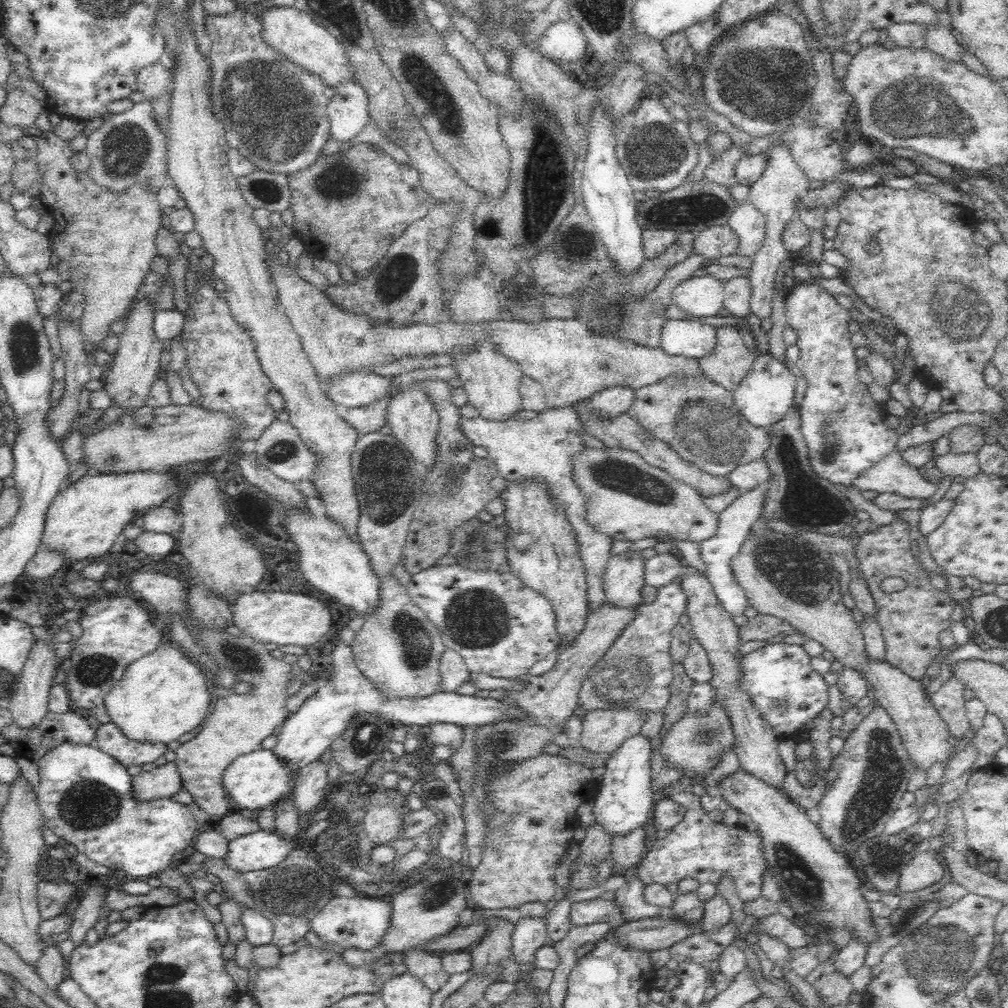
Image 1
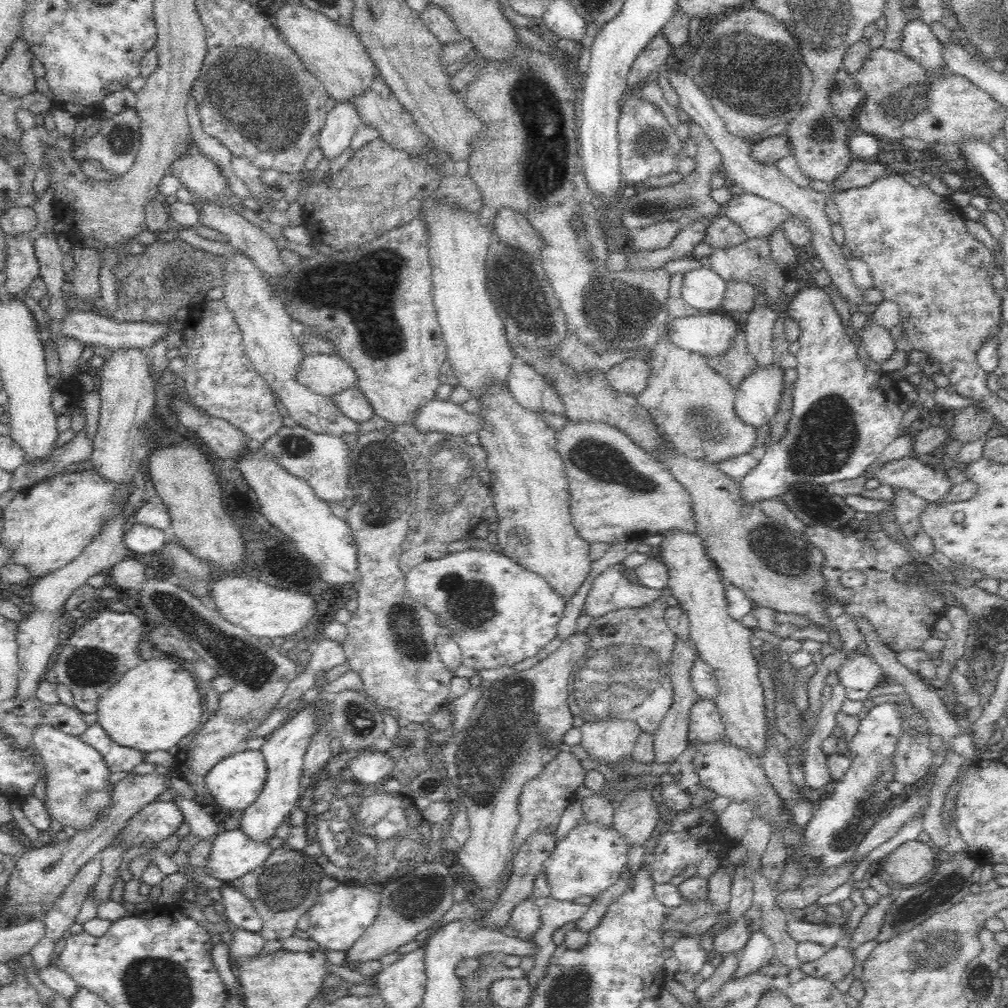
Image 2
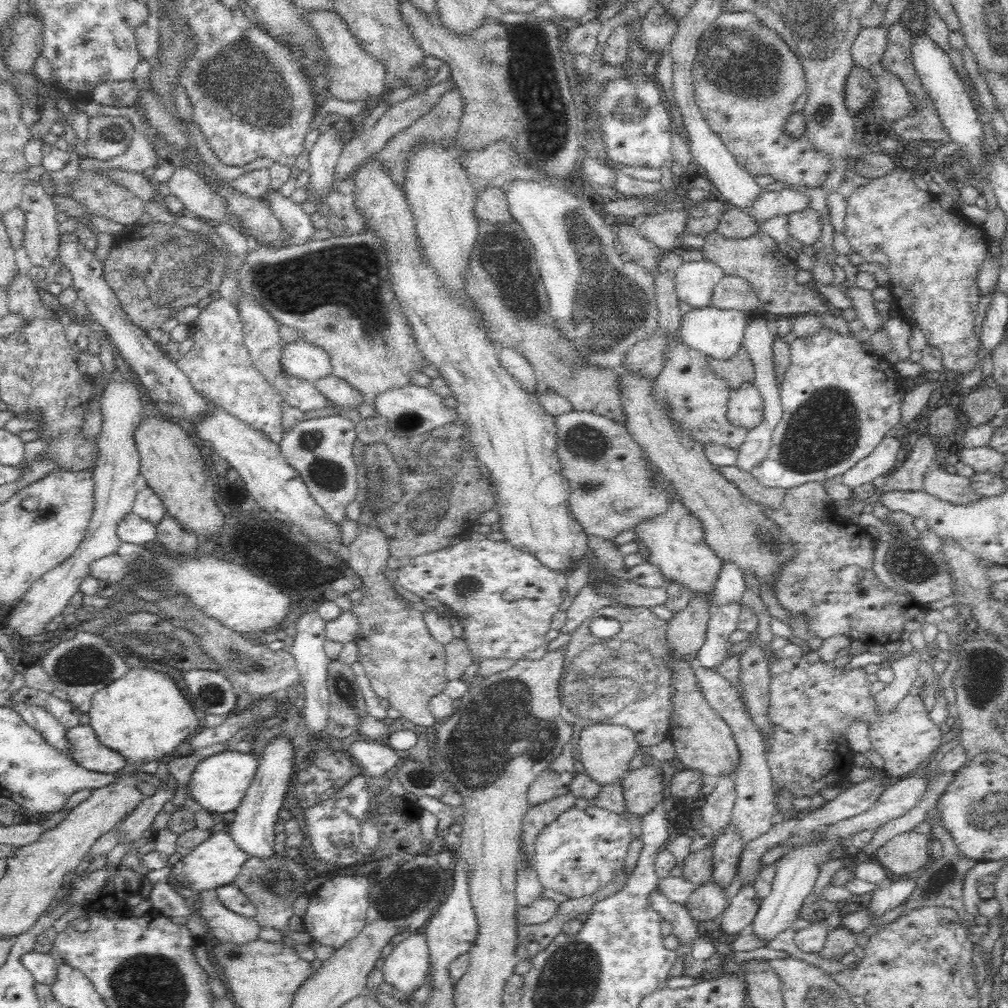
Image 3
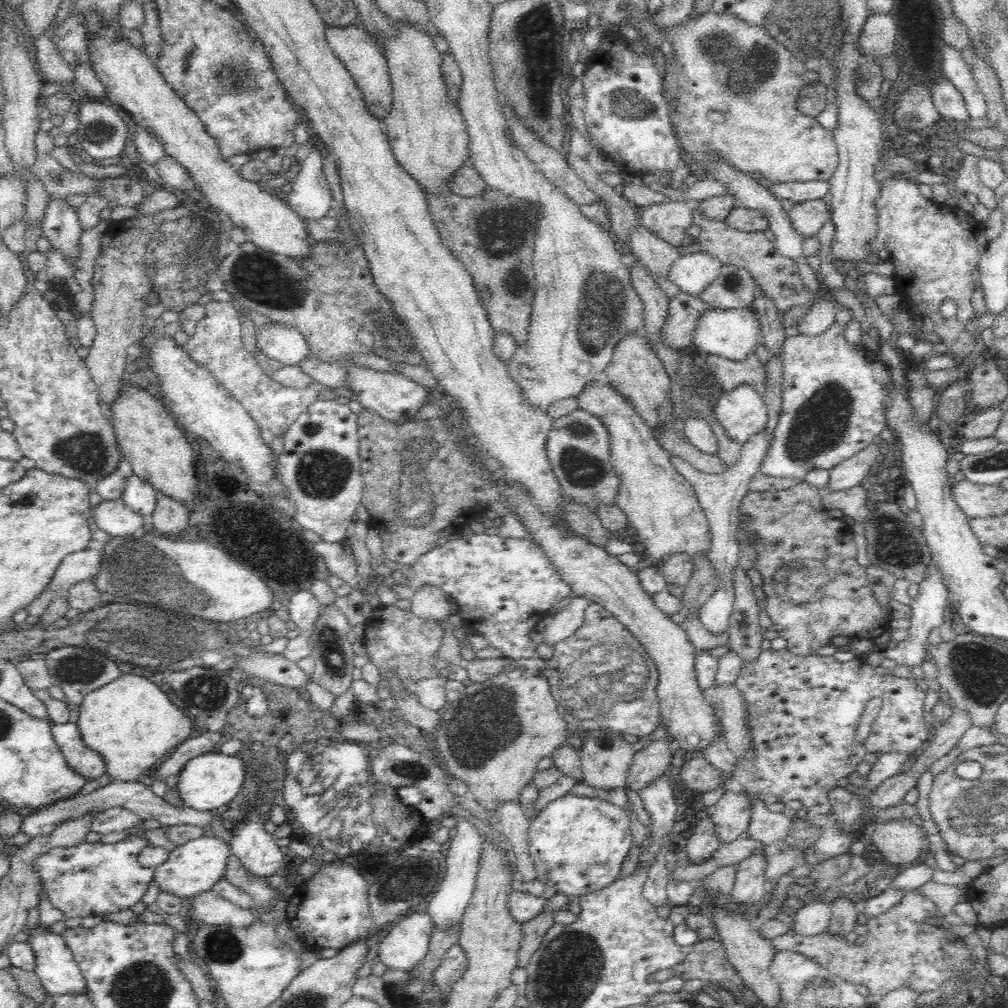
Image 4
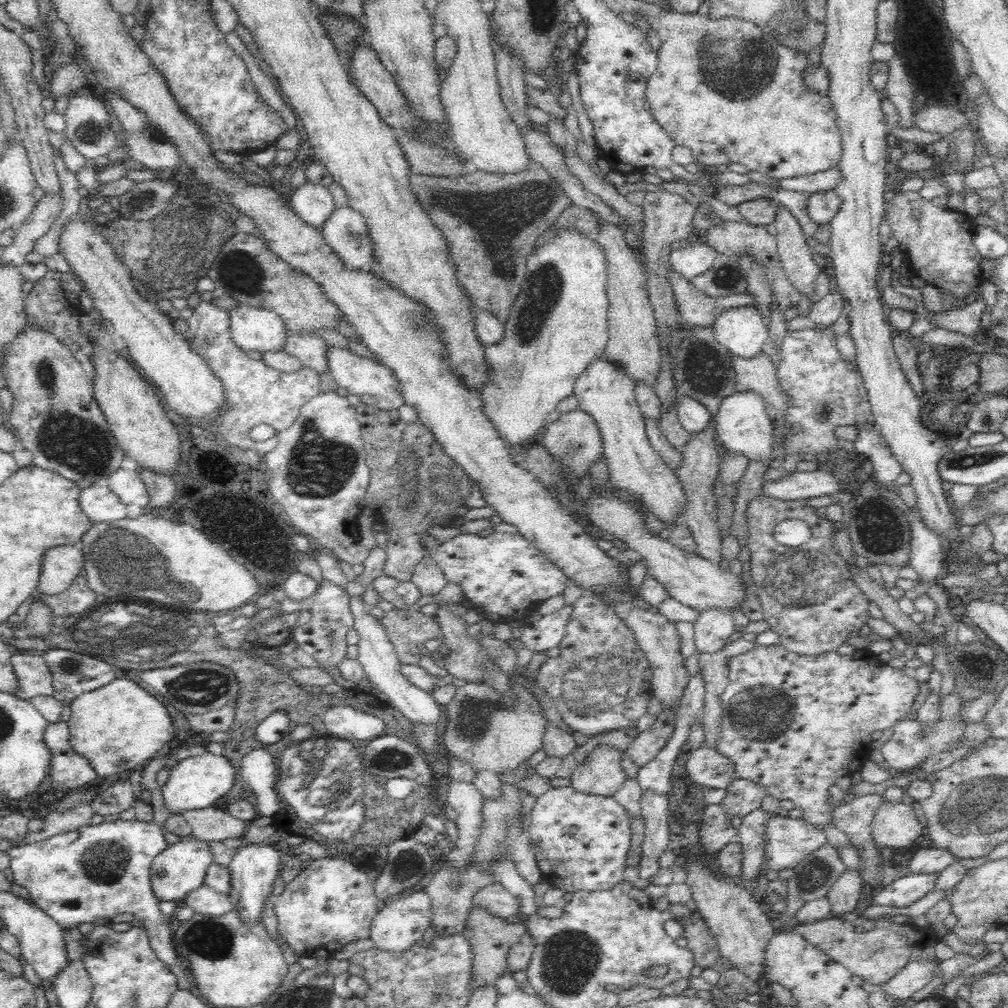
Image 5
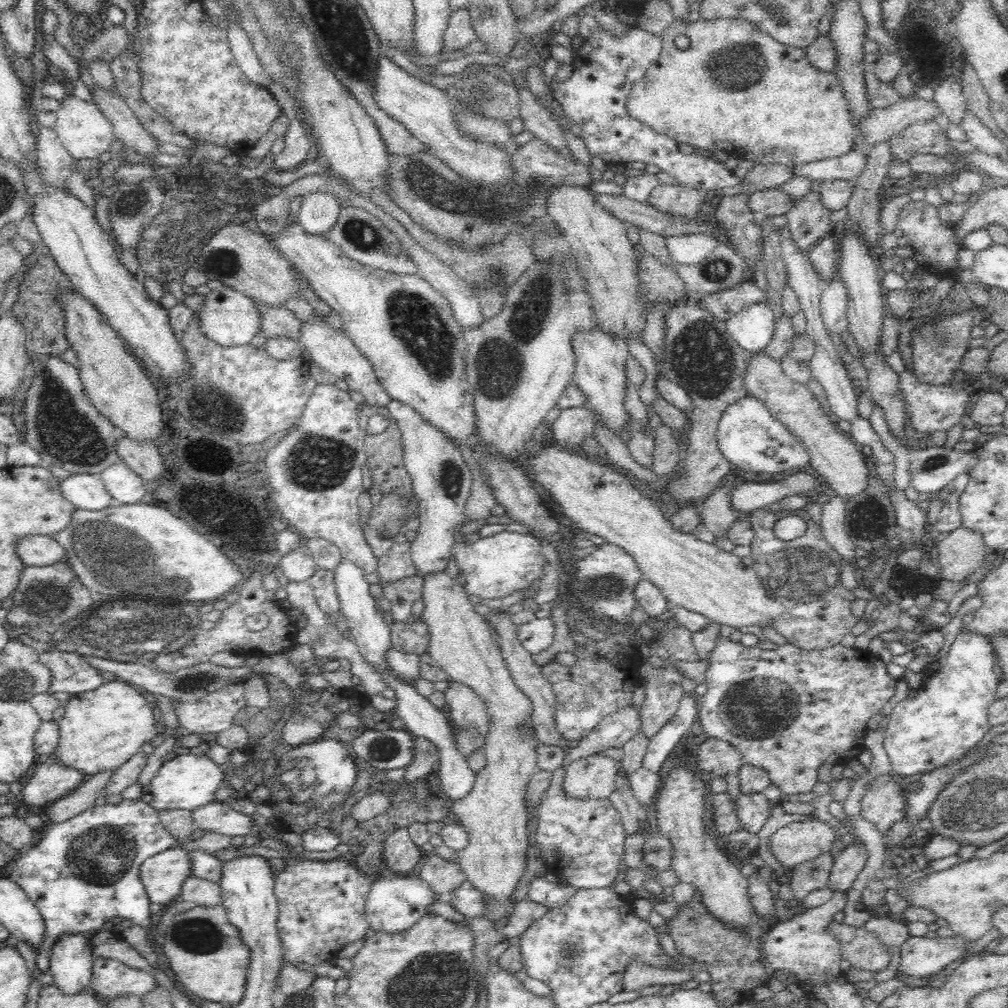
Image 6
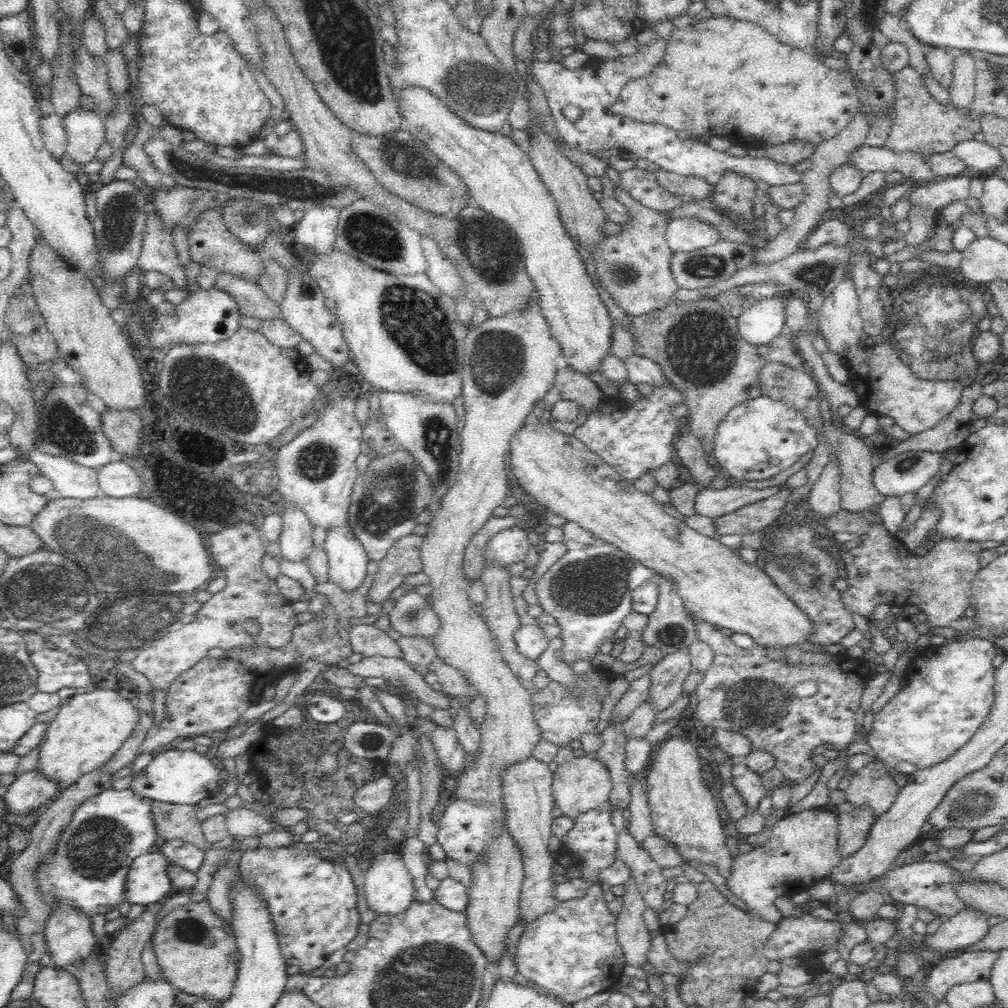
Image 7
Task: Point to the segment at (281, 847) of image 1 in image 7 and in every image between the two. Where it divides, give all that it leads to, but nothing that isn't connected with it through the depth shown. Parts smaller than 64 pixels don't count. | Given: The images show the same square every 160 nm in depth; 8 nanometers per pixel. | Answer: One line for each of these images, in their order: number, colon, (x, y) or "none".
2: (233, 854)
3: (217, 861)
4: (195, 867)
5: (180, 868)
6: (163, 875)
7: (148, 881)

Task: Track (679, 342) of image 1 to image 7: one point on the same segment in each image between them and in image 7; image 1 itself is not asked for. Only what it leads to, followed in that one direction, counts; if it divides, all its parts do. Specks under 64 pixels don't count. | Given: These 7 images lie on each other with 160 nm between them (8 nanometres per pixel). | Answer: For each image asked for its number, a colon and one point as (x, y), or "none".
2: (708, 335)
3: (717, 333)
4: (733, 333)
5: (742, 331)
6: (752, 328)
7: (760, 324)

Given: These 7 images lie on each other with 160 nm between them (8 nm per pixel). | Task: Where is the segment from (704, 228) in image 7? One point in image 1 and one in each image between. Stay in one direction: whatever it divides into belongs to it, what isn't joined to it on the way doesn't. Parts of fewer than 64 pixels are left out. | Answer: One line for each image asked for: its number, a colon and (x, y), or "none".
1: (700, 296)
2: (703, 289)
3: (695, 282)
4: (693, 273)
5: (695, 260)
6: (685, 250)

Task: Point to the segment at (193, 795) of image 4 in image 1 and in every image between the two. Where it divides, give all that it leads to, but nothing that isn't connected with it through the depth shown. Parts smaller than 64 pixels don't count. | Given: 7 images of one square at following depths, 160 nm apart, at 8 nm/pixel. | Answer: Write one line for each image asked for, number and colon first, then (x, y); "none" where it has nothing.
1: (260, 779)
2: (236, 782)
3: (219, 783)

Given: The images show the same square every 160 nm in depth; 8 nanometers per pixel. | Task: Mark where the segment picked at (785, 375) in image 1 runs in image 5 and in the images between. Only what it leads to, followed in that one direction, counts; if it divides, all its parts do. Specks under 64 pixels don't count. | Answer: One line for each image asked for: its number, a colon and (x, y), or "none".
2: (757, 399)
3: (745, 406)
4: (742, 412)
5: (742, 424)

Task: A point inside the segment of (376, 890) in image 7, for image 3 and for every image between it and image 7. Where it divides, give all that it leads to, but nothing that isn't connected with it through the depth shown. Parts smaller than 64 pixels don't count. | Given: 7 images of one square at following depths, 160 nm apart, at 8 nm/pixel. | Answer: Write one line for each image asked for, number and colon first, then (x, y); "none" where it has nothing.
3: (406, 968)
4: (406, 945)
5: (400, 922)
6: (396, 903)

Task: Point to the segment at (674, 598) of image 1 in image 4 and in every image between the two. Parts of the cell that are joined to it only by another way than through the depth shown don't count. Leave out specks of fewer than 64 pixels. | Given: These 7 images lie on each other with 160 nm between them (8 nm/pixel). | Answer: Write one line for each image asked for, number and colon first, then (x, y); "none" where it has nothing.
2: (626, 676)
3: (626, 680)
4: (602, 678)

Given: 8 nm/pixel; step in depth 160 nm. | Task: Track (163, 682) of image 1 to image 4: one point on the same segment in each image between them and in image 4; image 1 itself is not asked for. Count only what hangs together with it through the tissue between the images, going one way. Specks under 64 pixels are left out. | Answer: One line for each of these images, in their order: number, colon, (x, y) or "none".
2: (154, 705)
3: (144, 715)
4: (131, 722)

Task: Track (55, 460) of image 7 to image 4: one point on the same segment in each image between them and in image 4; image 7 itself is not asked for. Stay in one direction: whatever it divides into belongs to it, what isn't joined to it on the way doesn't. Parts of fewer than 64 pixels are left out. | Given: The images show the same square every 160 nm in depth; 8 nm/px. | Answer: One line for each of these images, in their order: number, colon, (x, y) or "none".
4: (114, 517)
5: (101, 505)
6: (85, 491)

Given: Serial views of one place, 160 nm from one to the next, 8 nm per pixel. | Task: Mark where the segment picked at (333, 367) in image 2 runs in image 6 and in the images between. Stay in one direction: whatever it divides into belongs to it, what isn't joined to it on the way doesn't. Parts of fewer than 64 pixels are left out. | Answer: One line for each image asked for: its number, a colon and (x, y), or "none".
3: (302, 360)
4: (286, 345)
5: (253, 329)
6: (228, 317)

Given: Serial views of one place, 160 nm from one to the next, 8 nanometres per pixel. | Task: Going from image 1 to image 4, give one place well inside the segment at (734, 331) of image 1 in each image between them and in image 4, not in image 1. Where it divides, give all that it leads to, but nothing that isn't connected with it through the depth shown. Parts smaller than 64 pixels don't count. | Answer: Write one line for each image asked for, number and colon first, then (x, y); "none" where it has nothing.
2: (736, 363)
3: (737, 370)
4: (728, 374)

